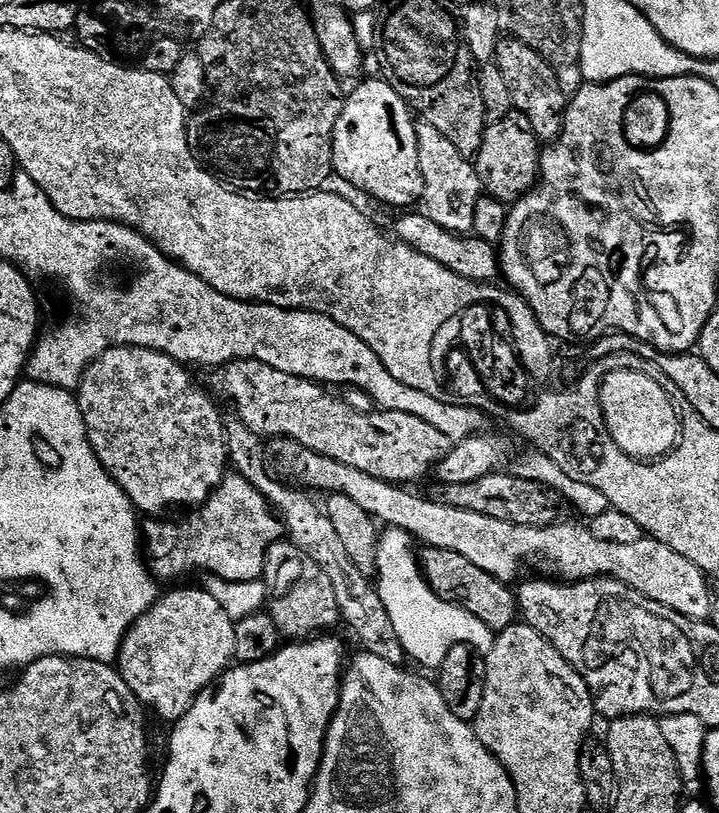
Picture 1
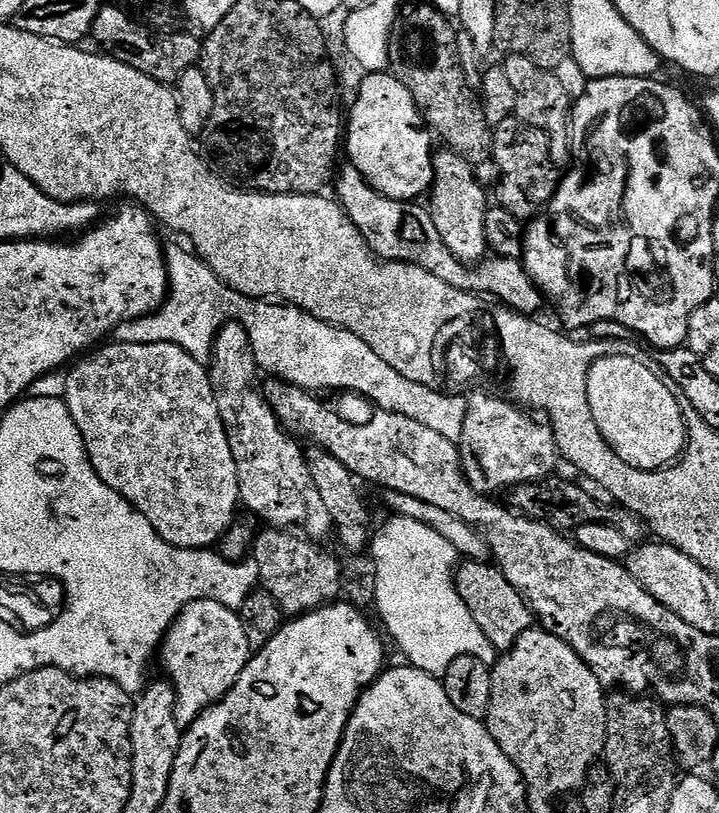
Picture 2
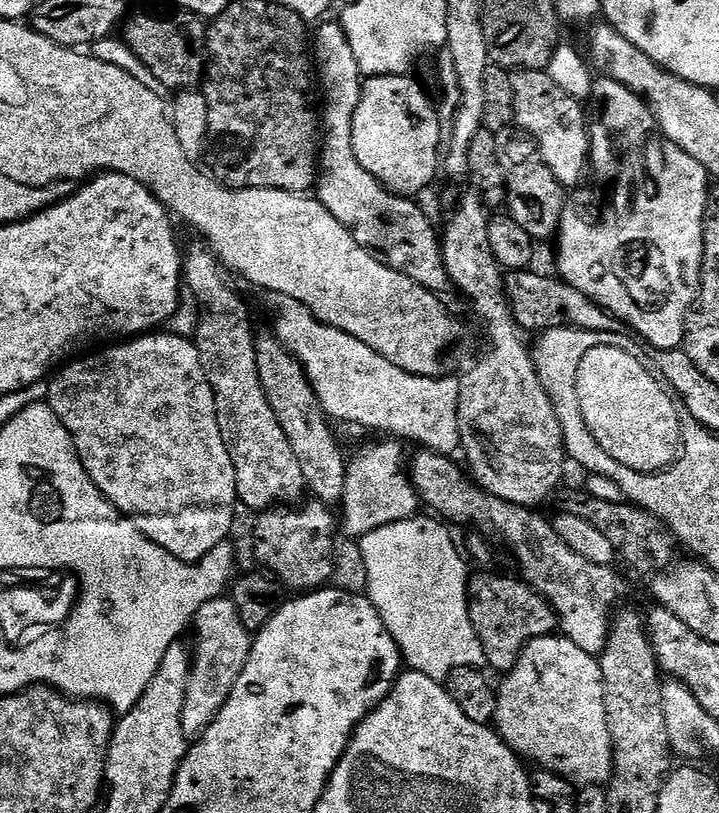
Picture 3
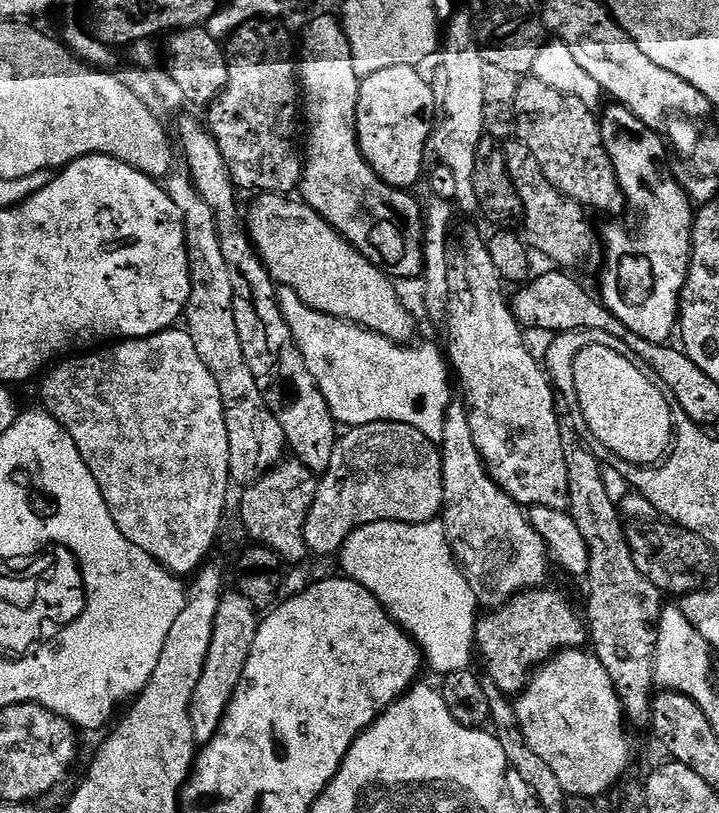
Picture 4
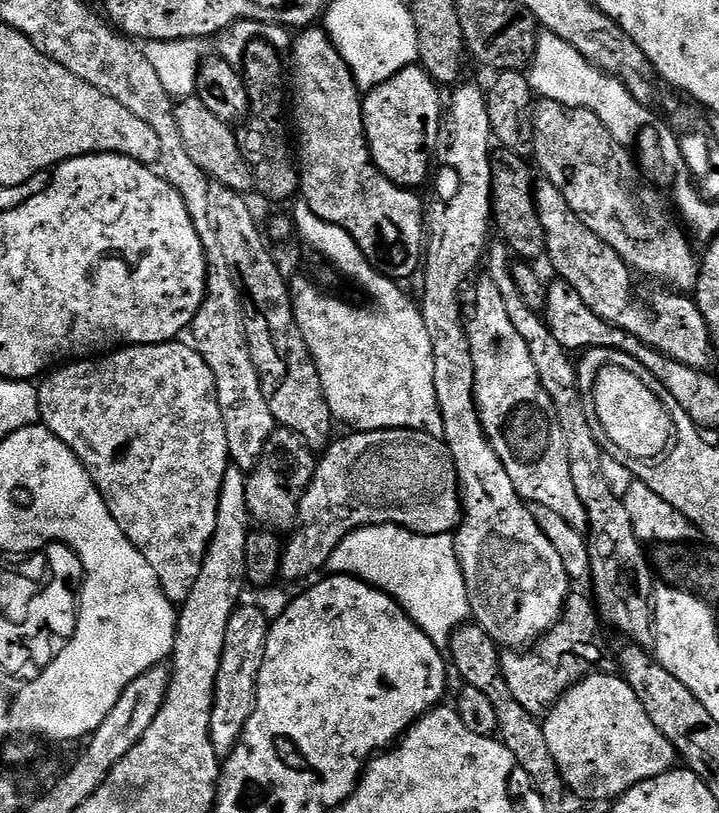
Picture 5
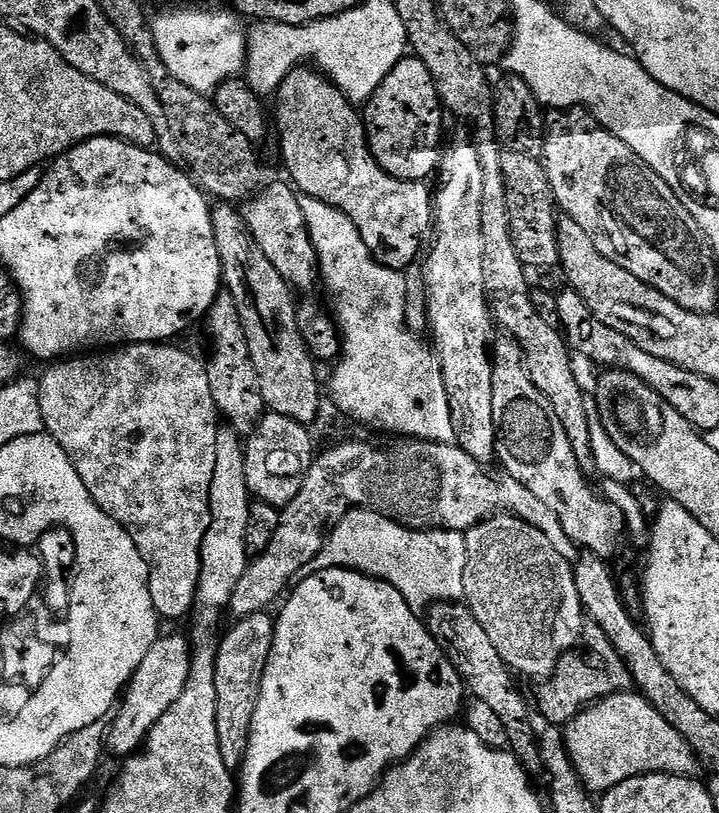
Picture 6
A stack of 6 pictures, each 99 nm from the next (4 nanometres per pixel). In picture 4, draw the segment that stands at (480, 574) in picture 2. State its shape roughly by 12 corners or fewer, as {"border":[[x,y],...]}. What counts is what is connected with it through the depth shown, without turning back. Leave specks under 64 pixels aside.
{"border":[[549,586],[476,622],[487,679],[515,698],[588,625]]}

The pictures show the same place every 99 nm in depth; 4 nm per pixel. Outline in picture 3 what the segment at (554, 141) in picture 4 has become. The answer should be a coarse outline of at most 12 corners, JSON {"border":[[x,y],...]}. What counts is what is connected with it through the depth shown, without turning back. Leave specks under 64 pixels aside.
{"border":[[516,70],[514,124],[571,190],[589,121],[547,71]]}

